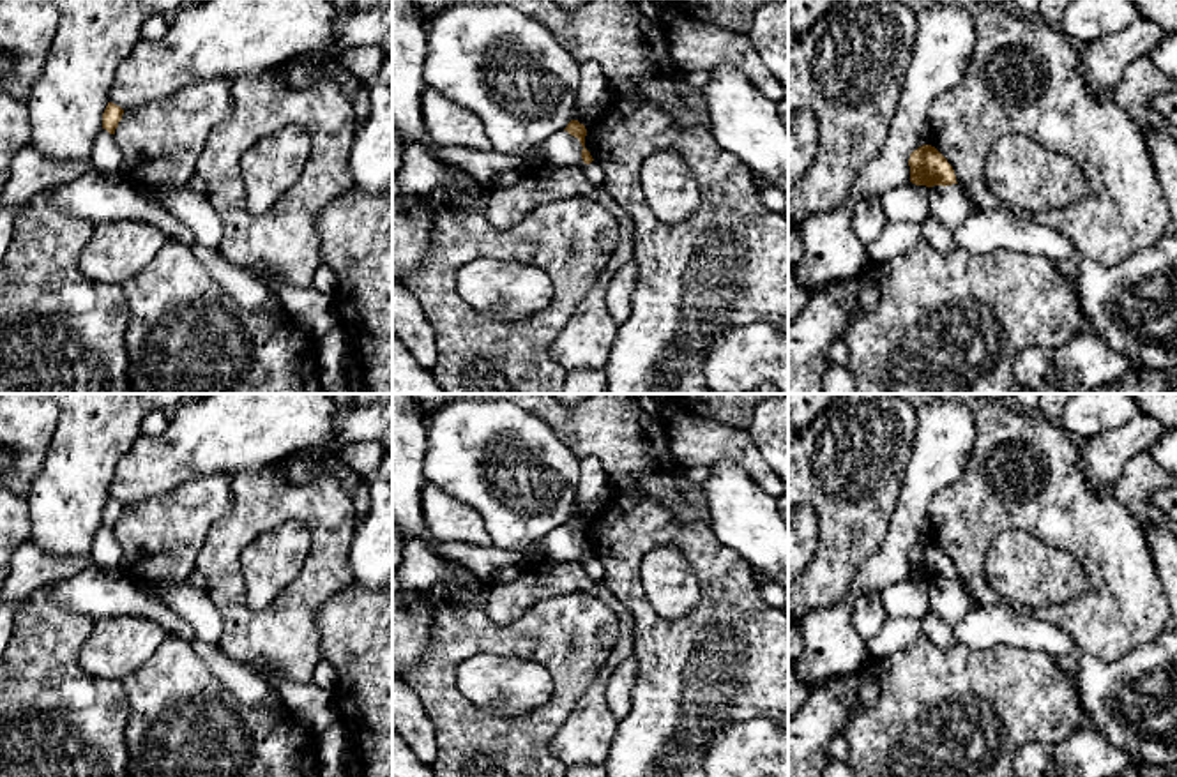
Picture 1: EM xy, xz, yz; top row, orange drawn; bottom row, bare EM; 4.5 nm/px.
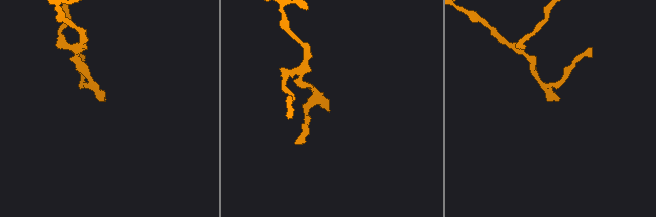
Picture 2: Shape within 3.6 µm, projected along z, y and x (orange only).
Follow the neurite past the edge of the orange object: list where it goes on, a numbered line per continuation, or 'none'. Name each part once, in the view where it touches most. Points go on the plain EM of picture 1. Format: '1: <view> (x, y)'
1: xz (592, 565)

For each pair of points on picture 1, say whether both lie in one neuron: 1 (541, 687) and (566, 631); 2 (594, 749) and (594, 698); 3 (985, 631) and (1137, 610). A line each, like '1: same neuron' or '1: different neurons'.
1: different neurons
2: same neuron
3: different neurons

